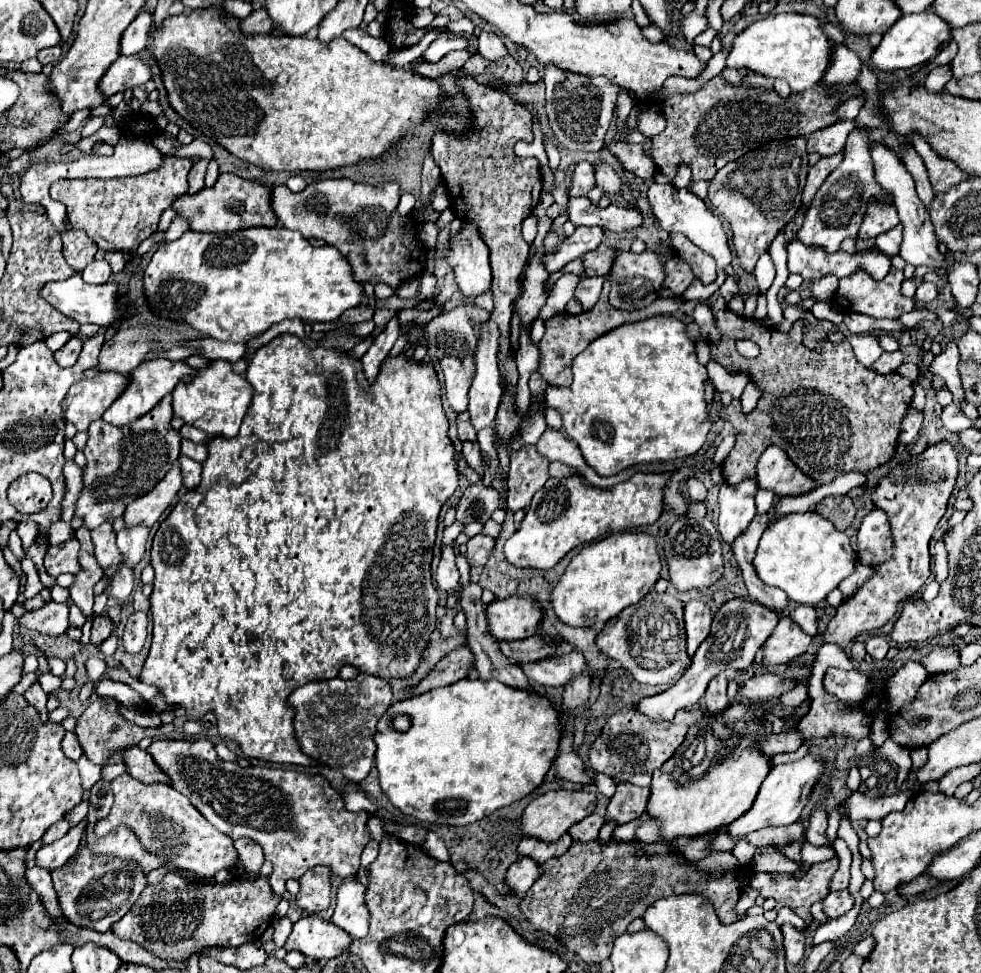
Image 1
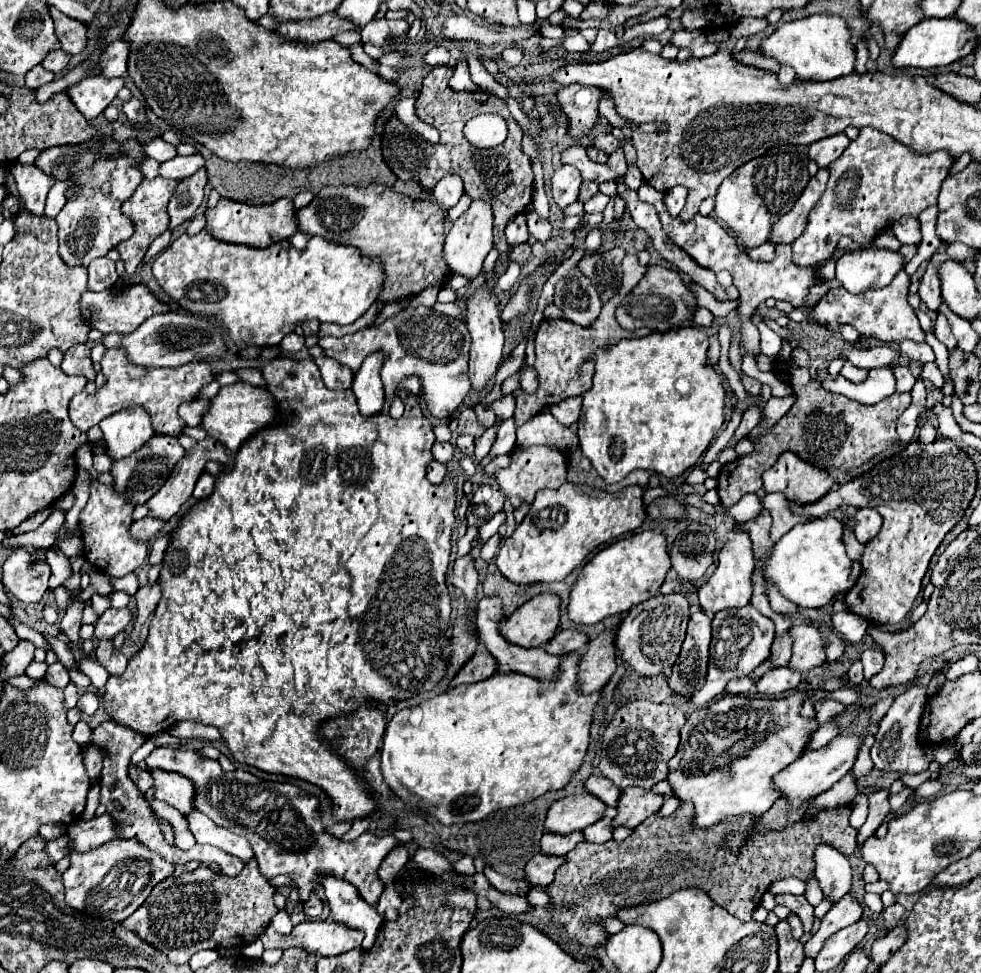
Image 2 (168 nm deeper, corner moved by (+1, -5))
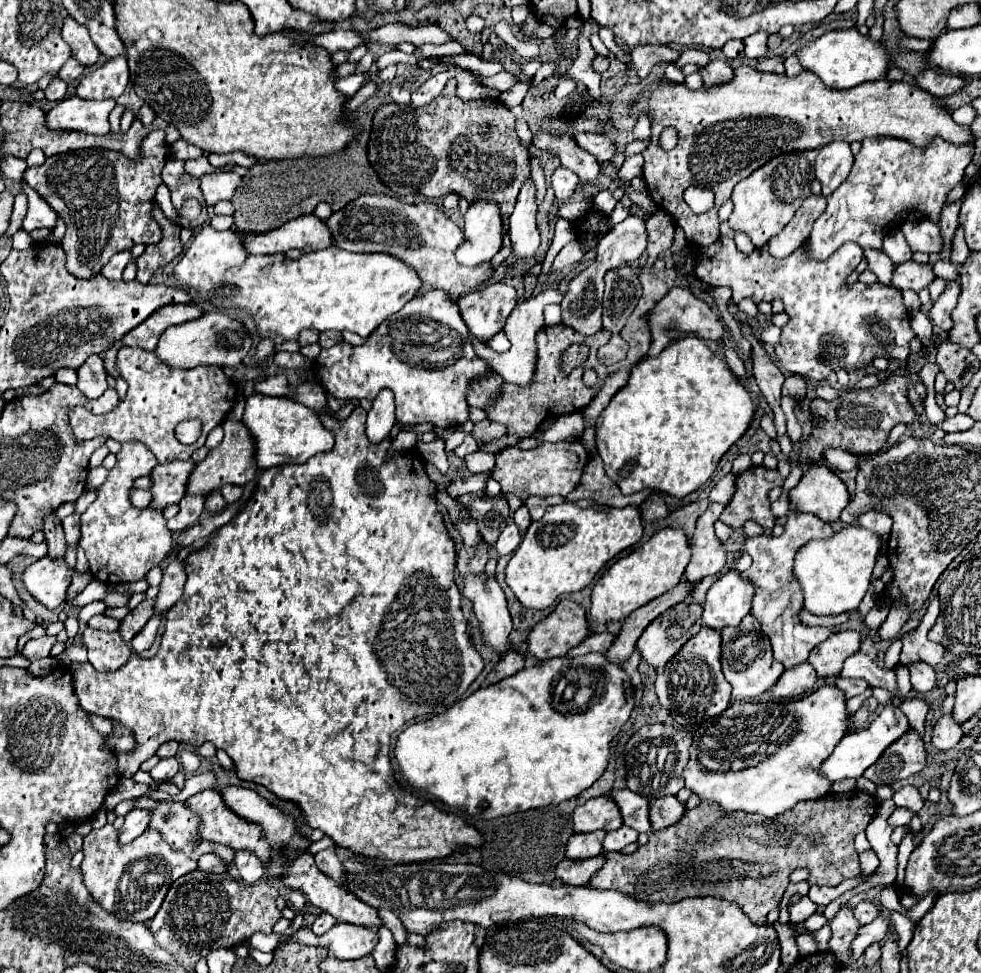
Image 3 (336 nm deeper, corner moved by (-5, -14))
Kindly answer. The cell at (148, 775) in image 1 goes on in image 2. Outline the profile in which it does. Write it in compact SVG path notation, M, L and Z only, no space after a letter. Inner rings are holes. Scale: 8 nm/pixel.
M150 770L154 780L154 796L156 800L164 800L170 806L178 808L182 814L188 814L192 808L192 782L176 772L166 770Z

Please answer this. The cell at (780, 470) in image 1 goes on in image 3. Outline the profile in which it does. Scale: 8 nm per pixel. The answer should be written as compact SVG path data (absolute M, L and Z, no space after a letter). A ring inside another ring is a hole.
M812 465L806 469L798 487L790 491L790 501L794 509L812 513L826 523L834 523L850 503L850 493L840 477L826 465Z

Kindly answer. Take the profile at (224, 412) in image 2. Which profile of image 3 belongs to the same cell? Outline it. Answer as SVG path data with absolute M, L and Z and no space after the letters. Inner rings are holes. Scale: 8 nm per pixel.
M262 393L248 397L242 421L254 437L256 463L262 469L284 463L306 463L310 457L326 453L334 447L334 435L322 425L318 415L306 405L286 397L270 397Z

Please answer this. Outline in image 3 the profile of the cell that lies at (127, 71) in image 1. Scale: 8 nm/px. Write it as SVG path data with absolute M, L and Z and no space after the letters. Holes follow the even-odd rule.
M68 97L56 103L46 113L46 127L50 131L82 131L92 135L106 135L110 131L108 113L114 109L116 101L88 101Z

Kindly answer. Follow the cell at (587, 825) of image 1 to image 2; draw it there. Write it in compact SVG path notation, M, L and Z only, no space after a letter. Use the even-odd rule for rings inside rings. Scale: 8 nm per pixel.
M600 818L598 822L594 822L592 826L582 830L584 840L586 842L608 842L612 838L612 826L610 826L610 818Z

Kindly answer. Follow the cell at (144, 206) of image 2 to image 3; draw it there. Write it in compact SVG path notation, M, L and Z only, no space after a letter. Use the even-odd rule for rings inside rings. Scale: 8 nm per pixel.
M154 205L154 217L158 219L158 223L162 223L162 231L164 231L164 237L158 245L150 245L146 247L146 251L134 259L136 261L136 267L138 267L138 275L136 279L140 283L148 283L150 277L164 265L168 265L170 261L174 261L180 251L182 251L182 243L180 243L180 227L178 225L172 225L164 215L162 211Z

